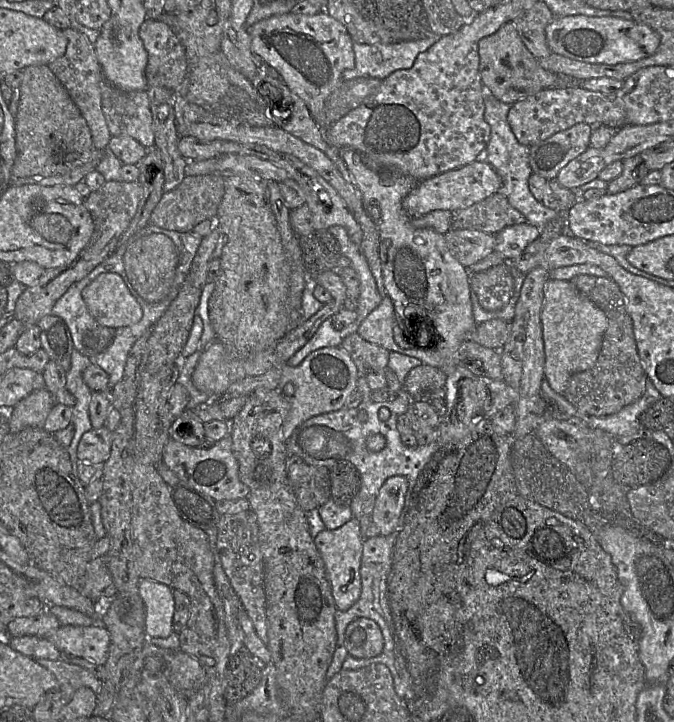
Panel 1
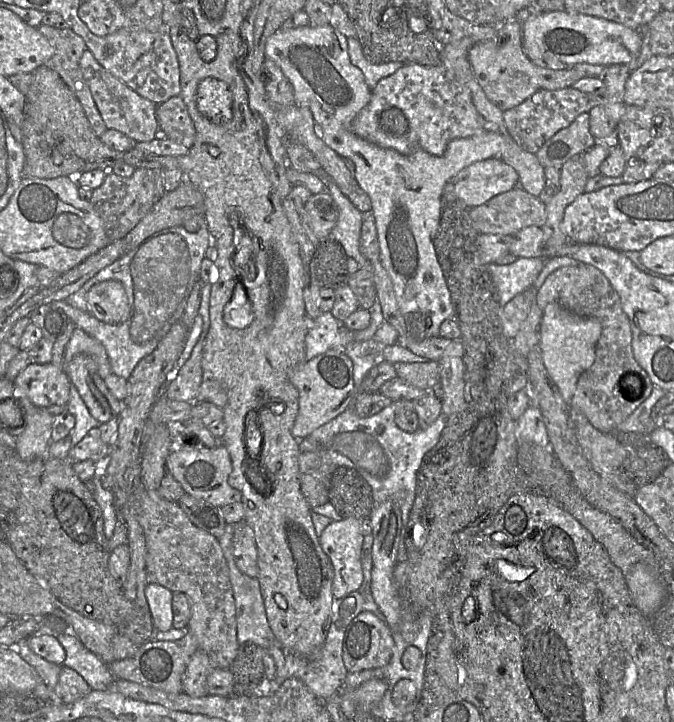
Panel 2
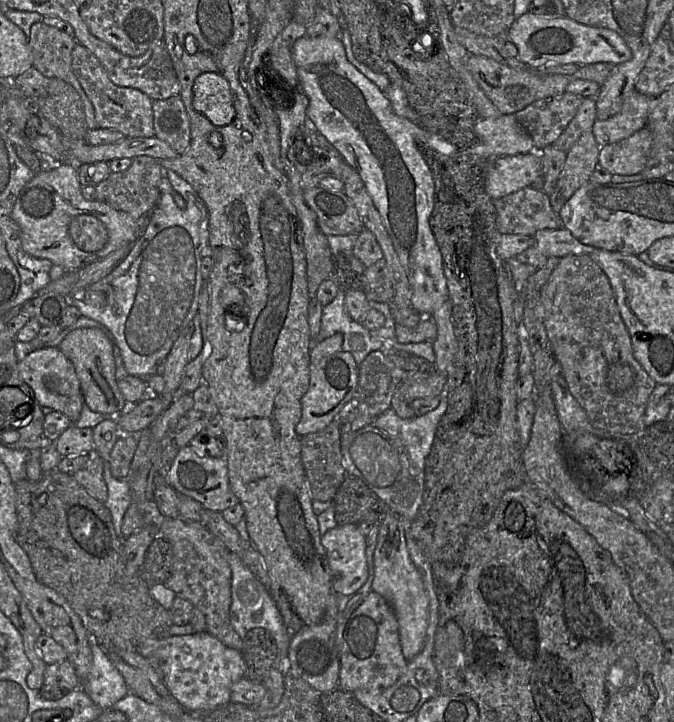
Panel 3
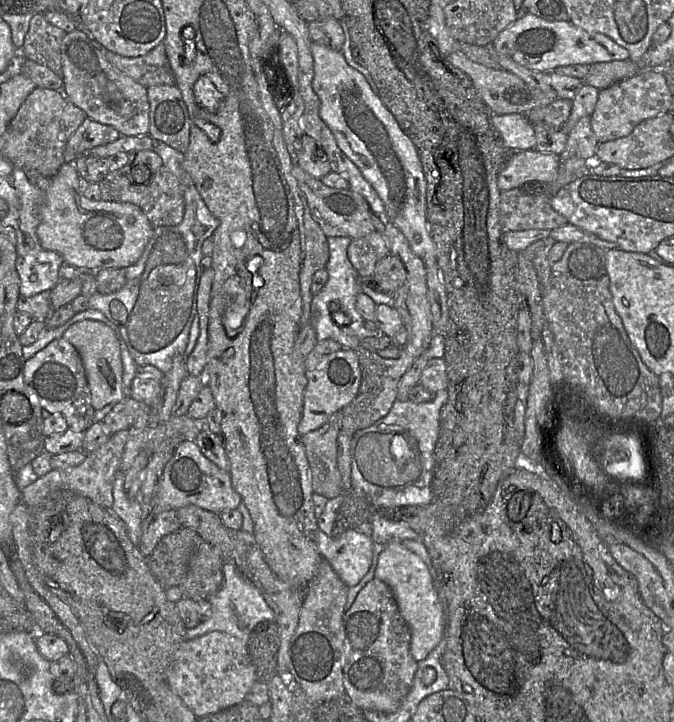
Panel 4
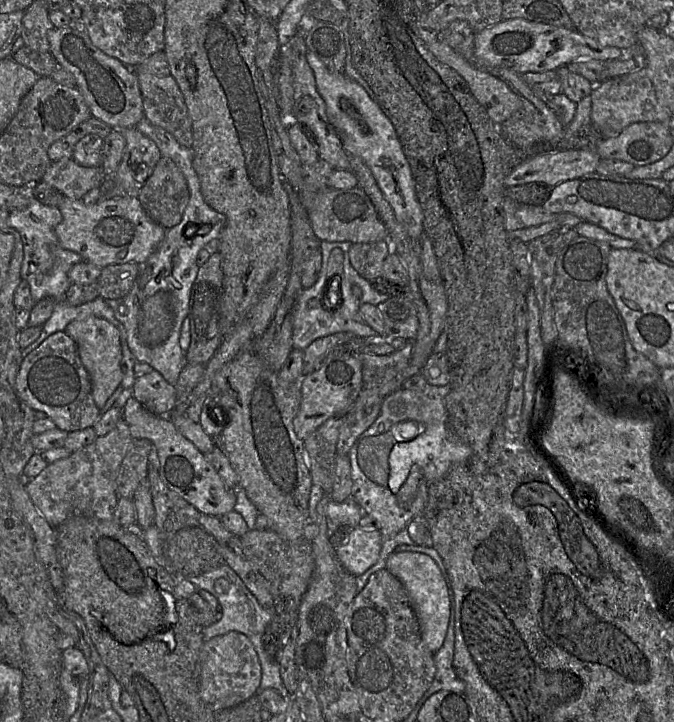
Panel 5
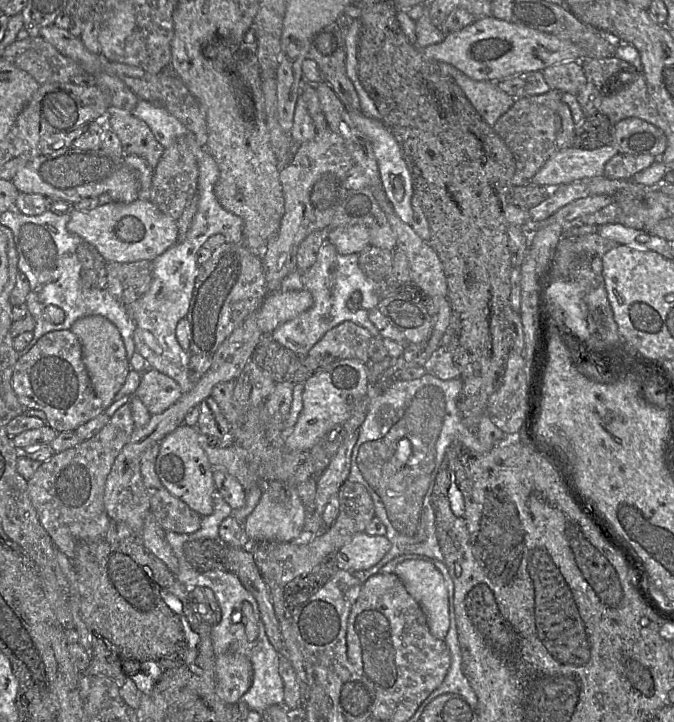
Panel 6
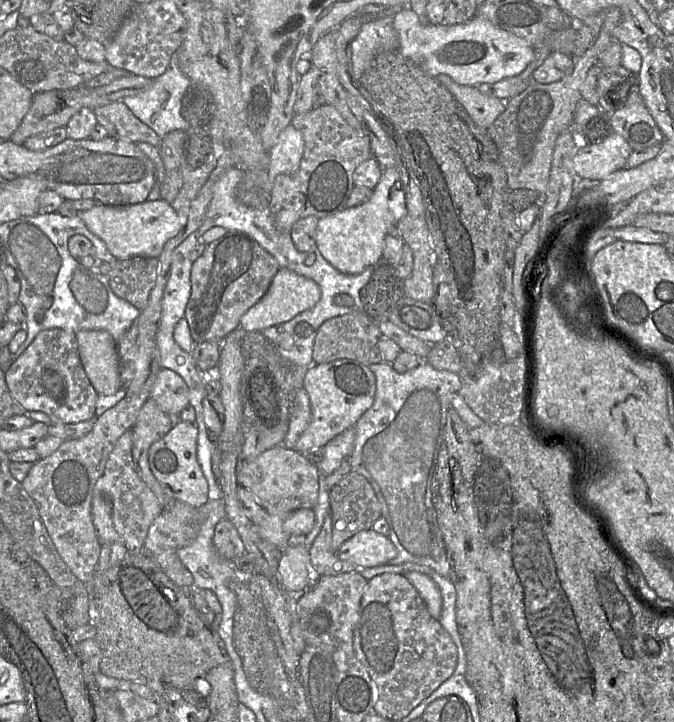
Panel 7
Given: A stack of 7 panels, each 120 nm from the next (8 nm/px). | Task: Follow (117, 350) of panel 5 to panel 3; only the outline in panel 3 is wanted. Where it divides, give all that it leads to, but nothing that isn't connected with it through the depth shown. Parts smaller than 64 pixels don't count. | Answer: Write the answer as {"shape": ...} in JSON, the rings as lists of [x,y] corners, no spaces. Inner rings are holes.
{"shape":[[[98,328],[76,329],[64,338],[59,348],[74,366],[84,403],[90,410],[114,418],[128,408],[117,386],[113,342],[106,333]]]}

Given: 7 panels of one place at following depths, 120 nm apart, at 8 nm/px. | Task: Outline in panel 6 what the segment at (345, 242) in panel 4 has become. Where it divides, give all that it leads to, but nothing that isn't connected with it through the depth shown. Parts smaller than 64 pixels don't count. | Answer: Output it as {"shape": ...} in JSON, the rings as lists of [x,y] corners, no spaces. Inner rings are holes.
{"shape":[[[325,241],[319,249],[315,263],[305,271],[294,270],[280,285],[281,291],[290,290],[308,290],[313,297],[312,306],[294,319],[287,321],[275,328],[270,336],[280,345],[292,350],[299,355],[308,355],[309,350],[324,336],[324,334],[344,321],[351,321],[369,331],[372,337],[380,337],[379,330],[369,320],[368,311],[377,308],[381,301],[380,285],[382,282],[376,282],[367,277],[361,270],[358,263],[359,253],[340,254],[334,245]],[[354,291],[362,294],[361,308],[352,311],[347,307],[347,301]]]}

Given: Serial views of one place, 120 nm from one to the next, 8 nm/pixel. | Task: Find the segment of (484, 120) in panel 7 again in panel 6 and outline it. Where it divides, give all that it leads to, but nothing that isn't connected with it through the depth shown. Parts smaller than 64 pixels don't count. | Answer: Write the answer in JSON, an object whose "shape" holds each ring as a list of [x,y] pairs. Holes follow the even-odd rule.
{"shape":[[[441,61],[435,63],[442,74],[451,77],[456,81],[456,83],[461,87],[461,89],[463,90],[473,107],[476,109],[476,111],[491,127],[494,126],[496,121],[504,113],[506,113],[516,101],[514,97],[501,90],[498,87],[496,81],[475,80],[468,77],[466,74],[464,74],[462,71],[460,71],[451,64]]]}

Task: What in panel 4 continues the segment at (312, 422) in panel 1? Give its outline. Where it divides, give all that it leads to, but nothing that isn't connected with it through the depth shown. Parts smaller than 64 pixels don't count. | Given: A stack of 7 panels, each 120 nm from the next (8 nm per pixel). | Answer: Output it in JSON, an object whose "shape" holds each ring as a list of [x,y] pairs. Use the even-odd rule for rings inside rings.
{"shape":[[[444,389],[427,403],[396,400],[384,418],[353,434],[350,445],[352,488],[361,490],[375,508],[426,505],[434,500],[431,491],[433,454],[440,433],[441,411],[447,399],[448,390]]]}

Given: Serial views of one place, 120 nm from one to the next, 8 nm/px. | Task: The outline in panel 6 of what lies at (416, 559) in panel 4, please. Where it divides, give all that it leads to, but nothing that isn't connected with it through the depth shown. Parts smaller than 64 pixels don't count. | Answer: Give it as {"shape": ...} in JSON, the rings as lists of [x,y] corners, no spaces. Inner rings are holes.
{"shape":[[[407,560],[397,565],[394,572],[404,583],[408,593],[424,610],[431,634],[444,640],[449,629],[449,601],[445,581],[435,566],[422,560]]]}

